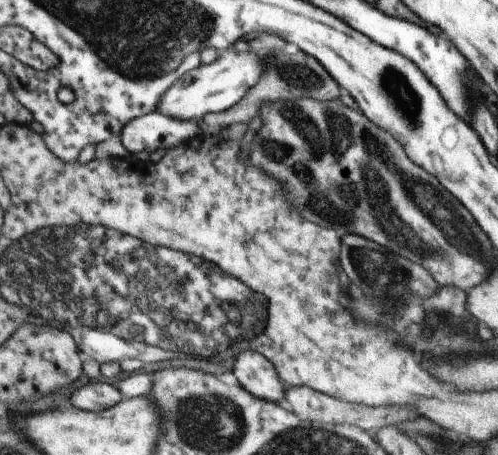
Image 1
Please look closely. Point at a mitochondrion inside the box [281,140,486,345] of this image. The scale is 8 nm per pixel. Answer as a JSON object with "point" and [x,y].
{"point":[378,271]}

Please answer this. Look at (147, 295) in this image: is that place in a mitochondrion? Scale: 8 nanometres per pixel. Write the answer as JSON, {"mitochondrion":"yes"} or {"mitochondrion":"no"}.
{"mitochondrion":"yes"}

